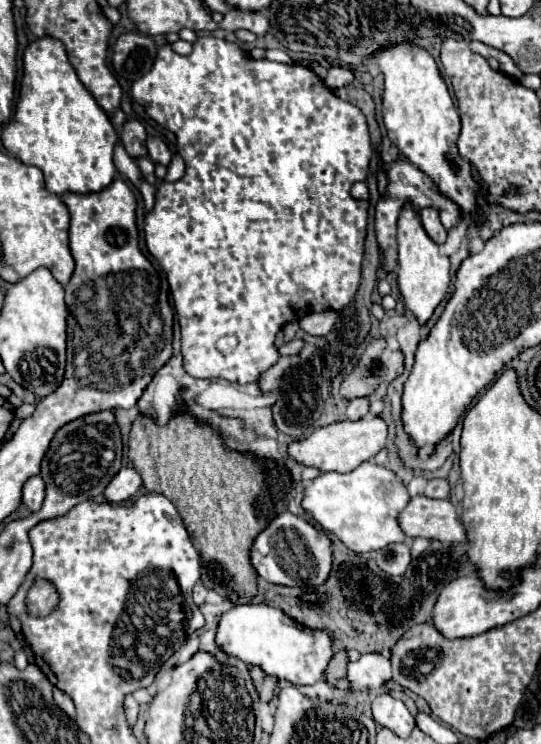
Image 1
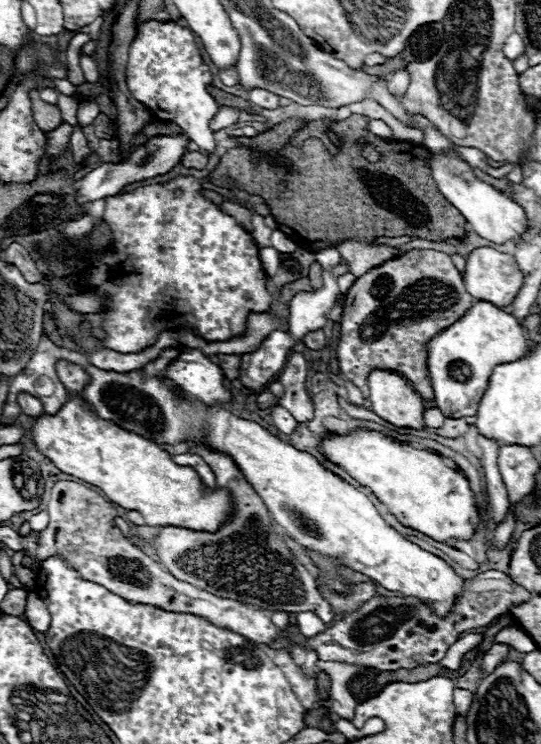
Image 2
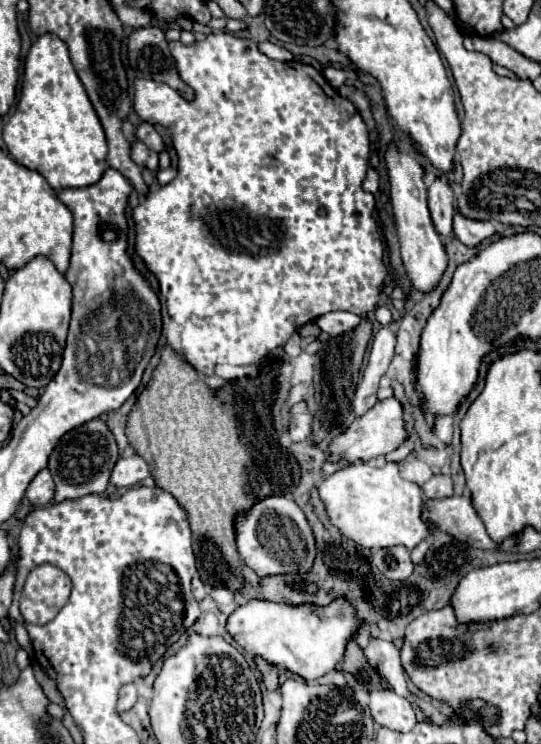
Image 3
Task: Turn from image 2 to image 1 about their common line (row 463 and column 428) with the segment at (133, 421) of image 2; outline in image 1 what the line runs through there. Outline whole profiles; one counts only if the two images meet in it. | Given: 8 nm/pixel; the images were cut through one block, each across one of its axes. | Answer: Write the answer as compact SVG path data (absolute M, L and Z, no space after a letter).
M404 202L404 208L398 218L398 288L406 308L418 318L420 324L426 324L434 308L446 296L450 286L450 260L438 252L438 244L426 234L418 212L412 208L412 202Z

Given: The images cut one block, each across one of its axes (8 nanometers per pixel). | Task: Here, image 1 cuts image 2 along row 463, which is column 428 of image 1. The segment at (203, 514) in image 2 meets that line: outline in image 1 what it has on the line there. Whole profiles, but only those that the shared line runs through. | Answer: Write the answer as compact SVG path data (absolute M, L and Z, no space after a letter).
M404 42L394 44L392 48L380 48L380 52L370 56L370 62L384 74L382 118L388 138L464 212L474 212L480 186L472 176L470 164L458 154L456 140L460 136L460 116L452 104L452 96L436 66L436 60L422 46Z

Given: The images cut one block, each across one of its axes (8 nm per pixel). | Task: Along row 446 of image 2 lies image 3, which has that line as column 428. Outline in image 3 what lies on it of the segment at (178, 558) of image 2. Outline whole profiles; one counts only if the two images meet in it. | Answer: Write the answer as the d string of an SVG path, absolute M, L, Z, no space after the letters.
M436 180L428 188L428 208L432 224L440 236L452 236L452 212L454 212L454 194L448 182Z

